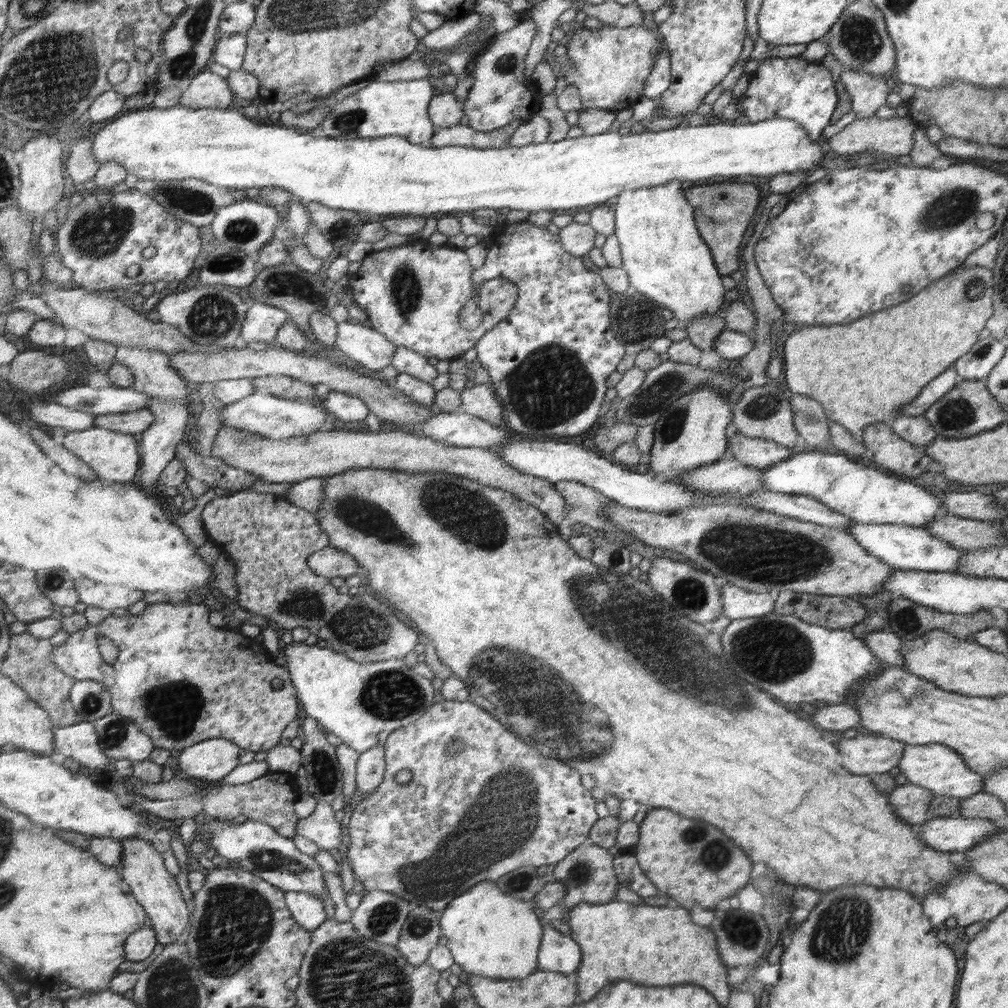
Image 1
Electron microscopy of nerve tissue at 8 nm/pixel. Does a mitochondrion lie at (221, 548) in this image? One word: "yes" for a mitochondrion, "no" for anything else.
no

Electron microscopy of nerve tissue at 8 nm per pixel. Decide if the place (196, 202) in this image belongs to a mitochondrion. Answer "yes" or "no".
yes

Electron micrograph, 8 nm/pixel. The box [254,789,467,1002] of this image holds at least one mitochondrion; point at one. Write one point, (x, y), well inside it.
(384, 917)

